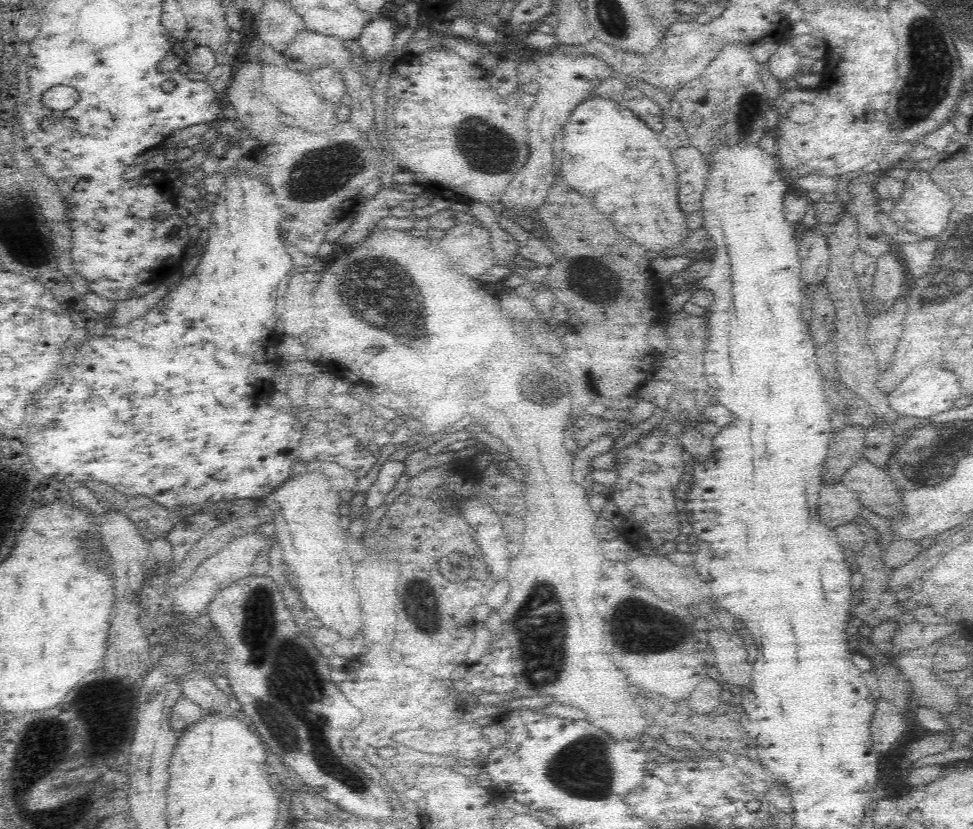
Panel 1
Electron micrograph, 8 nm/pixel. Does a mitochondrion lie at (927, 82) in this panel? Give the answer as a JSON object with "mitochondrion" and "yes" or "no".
{"mitochondrion":"yes"}

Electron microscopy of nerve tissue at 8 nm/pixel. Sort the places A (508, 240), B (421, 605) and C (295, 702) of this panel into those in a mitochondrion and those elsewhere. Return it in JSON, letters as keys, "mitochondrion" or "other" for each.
{"A":"other","B":"mitochondrion","C":"mitochondrion"}

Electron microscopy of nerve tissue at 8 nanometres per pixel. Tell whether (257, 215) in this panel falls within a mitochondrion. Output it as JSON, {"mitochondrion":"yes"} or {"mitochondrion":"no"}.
{"mitochondrion":"no"}

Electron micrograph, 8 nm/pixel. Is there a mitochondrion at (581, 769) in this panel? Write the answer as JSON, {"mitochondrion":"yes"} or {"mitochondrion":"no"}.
{"mitochondrion":"yes"}

